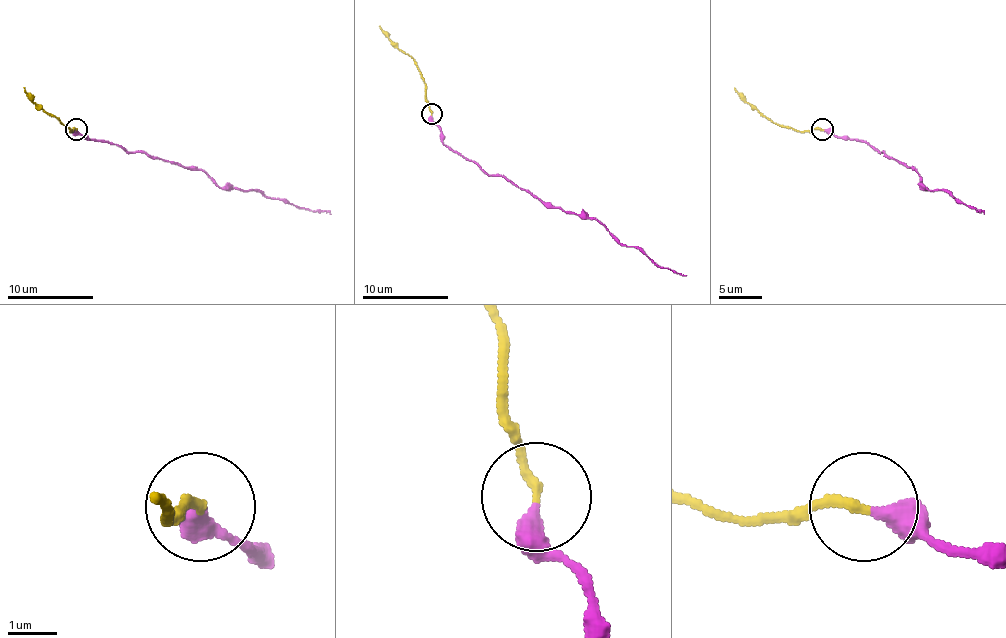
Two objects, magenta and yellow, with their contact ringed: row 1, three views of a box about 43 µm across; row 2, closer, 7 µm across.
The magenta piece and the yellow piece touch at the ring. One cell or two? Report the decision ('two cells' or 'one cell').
two cells

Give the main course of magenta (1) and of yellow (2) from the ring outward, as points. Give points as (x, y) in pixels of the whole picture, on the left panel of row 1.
1: (75, 130), (86, 138), (195, 166), (221, 187), (257, 190), (266, 198), (330, 213)
2: (75, 130), (71, 132), (47, 115), (24, 87)

